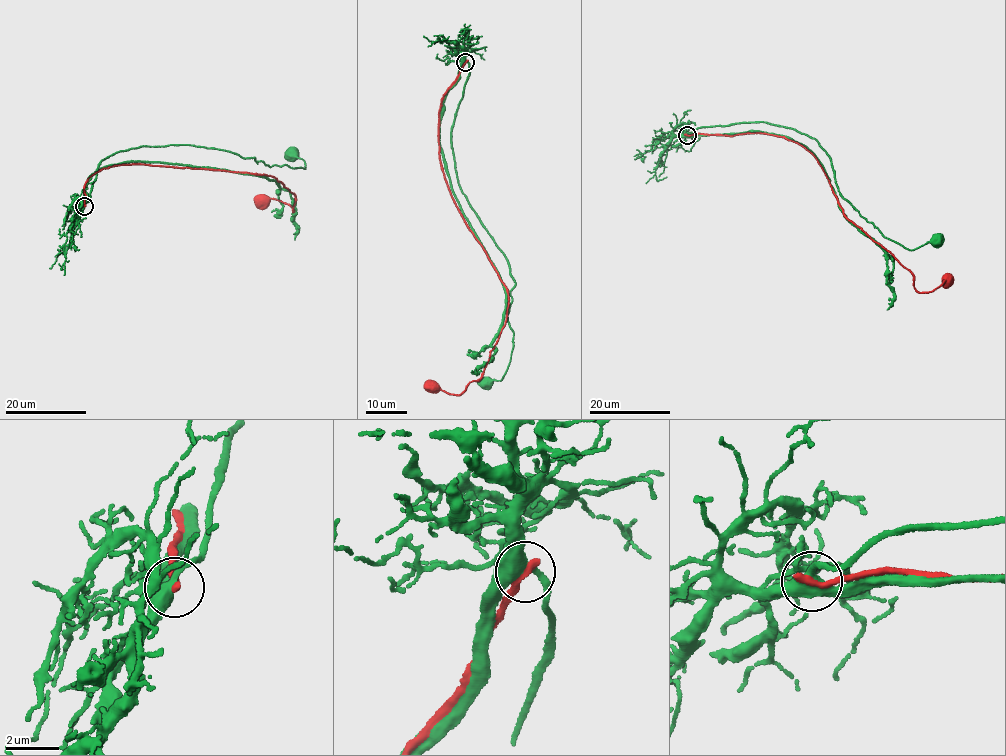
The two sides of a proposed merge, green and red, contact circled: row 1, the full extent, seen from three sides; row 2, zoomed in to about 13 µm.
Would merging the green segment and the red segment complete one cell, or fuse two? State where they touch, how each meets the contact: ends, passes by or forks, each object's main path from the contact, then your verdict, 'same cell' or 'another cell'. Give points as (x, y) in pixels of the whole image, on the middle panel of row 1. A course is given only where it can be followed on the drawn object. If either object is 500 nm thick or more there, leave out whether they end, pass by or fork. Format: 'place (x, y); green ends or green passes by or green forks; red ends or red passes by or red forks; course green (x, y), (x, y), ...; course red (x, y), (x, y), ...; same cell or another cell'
place (465, 62); green forks; red ends; course green (466, 62), (470, 69), (451, 132), (457, 182), (515, 283), (507, 317), (510, 362), (500, 380), (484, 383); course red (466, 62), (443, 95), (439, 158), (451, 198), (505, 285), (508, 306), (479, 379), (457, 395), (431, 387); another cell

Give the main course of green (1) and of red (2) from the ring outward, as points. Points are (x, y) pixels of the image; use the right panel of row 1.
1: (687, 135), (702, 127), (761, 122), (793, 128), (818, 141), (841, 195), (884, 236), (914, 250), (938, 241)
2: (687, 135), (756, 132), (797, 142), (819, 161), (847, 219), (907, 268), (914, 288), (931, 292), (947, 282)

